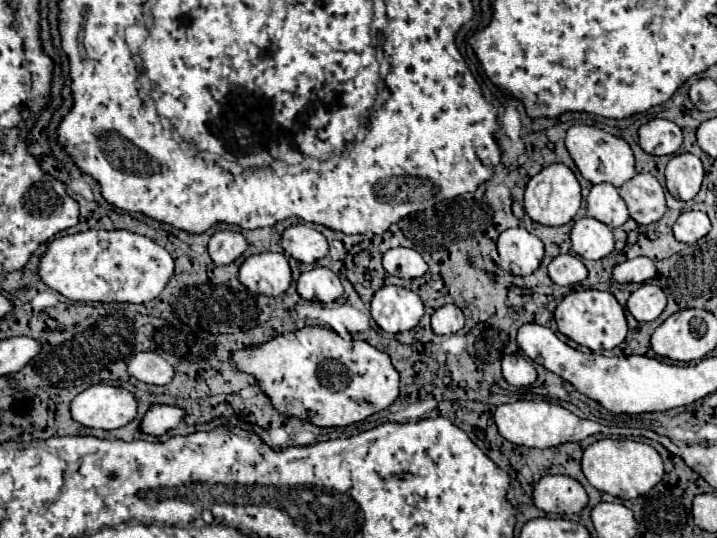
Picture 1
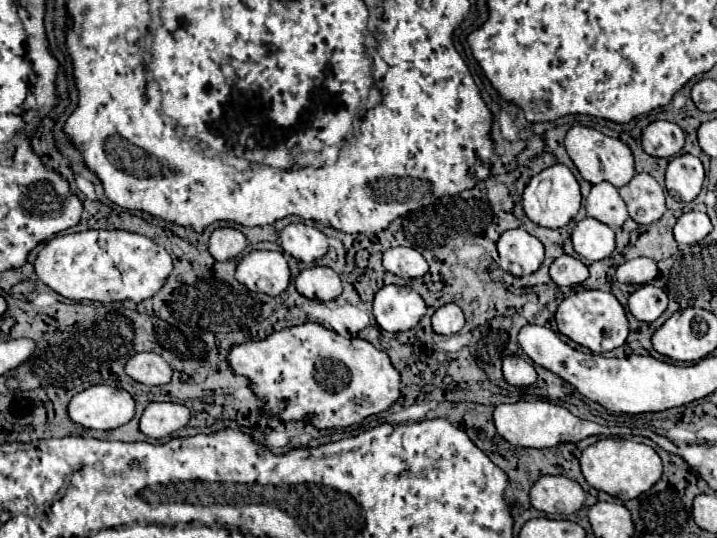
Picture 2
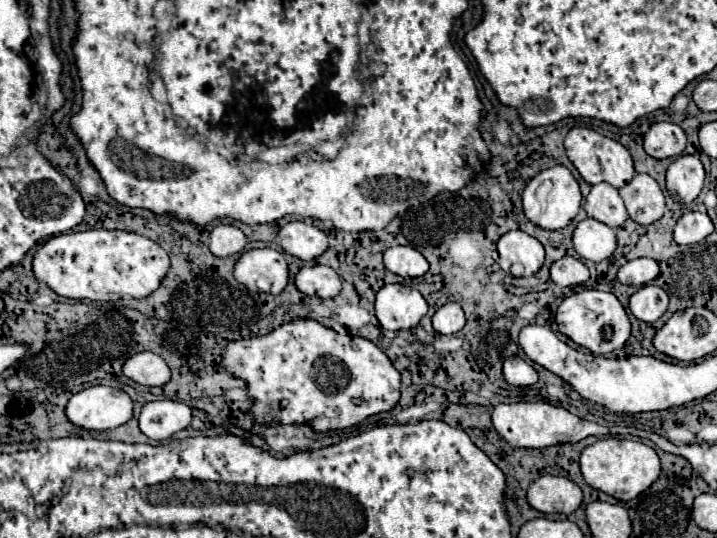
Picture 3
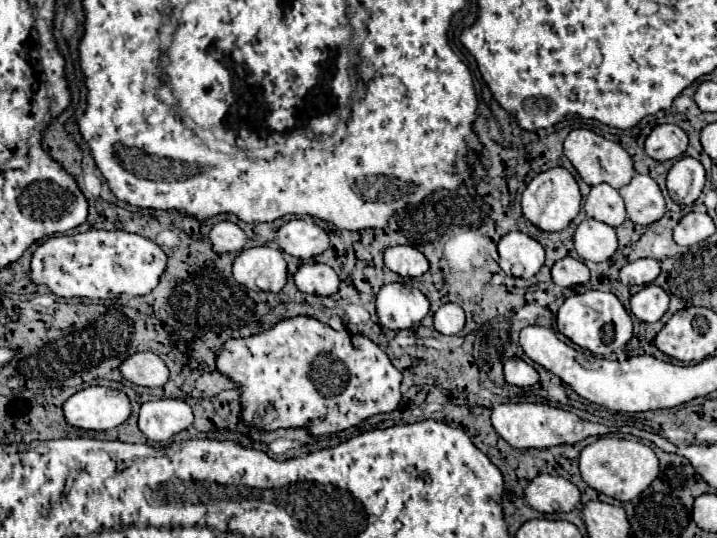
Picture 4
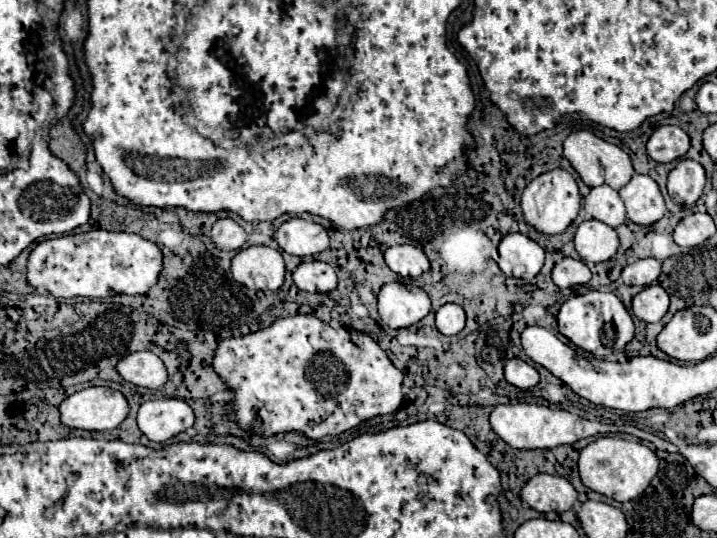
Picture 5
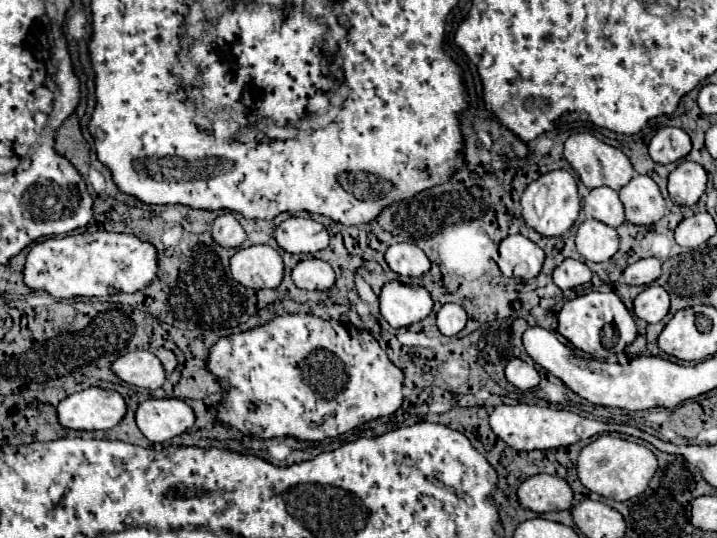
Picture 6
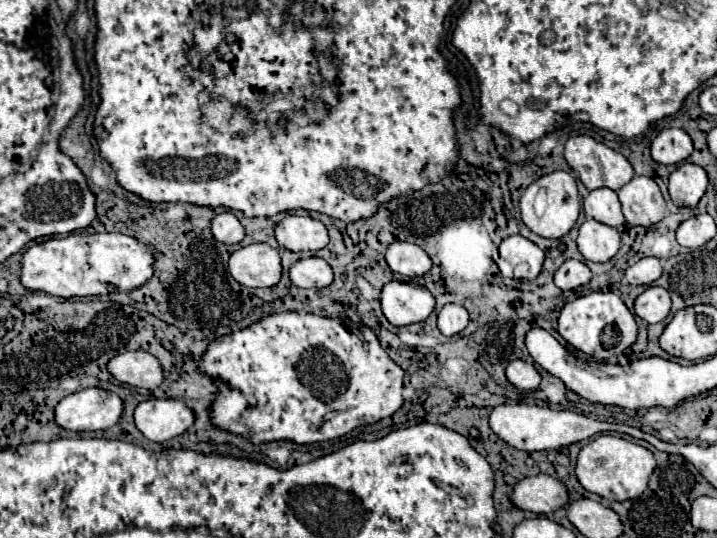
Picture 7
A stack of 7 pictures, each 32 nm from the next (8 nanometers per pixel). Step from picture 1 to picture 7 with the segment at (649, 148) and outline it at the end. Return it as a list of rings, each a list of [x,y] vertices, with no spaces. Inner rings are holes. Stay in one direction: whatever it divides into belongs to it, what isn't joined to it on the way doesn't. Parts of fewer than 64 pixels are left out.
[[[666,128],[654,138],[650,152],[658,164],[678,164],[690,158],[694,146],[692,146],[692,138],[684,130]]]

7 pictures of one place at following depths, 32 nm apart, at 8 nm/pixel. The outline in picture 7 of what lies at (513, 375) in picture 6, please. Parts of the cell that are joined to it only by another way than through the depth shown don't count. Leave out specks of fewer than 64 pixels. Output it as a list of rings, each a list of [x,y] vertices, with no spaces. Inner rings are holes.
[[[514,360],[506,368],[506,378],[510,384],[514,384],[518,390],[536,390],[540,384],[540,374],[534,364],[528,364],[524,360]]]

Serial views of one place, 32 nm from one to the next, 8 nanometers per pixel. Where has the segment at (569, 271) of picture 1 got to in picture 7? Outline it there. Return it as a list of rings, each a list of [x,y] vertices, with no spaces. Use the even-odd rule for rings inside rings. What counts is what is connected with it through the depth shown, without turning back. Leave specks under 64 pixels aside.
[[[566,260],[554,274],[554,284],[560,290],[574,290],[578,286],[584,286],[592,280],[592,272],[584,262],[578,260]]]

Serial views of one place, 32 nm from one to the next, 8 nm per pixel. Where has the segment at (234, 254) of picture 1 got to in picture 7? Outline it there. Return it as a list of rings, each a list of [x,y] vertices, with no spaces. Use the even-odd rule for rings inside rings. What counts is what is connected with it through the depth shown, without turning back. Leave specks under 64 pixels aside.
[[[222,212],[212,220],[212,234],[224,244],[236,244],[244,238],[244,228],[232,212]]]

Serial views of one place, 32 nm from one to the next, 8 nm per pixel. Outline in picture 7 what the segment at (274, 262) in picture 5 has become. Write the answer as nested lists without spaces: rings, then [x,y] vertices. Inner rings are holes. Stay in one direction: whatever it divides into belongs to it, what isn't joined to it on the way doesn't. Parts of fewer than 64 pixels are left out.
[[[248,244],[230,254],[230,274],[248,288],[268,288],[278,284],[282,266],[280,256],[270,244]]]

